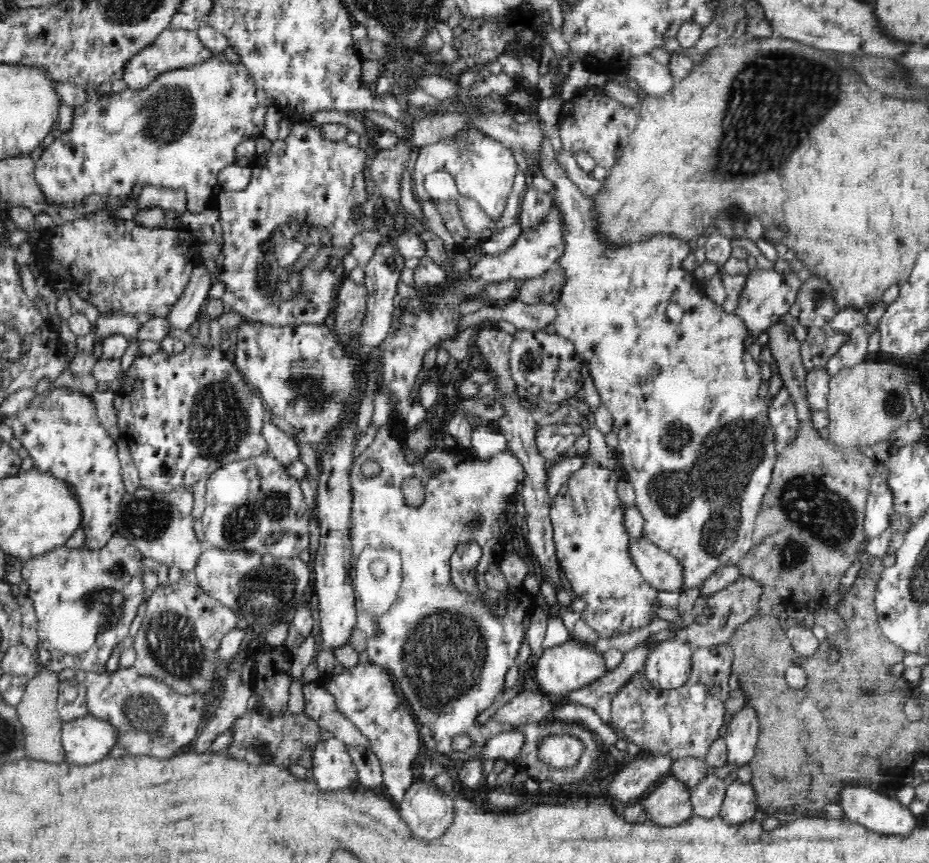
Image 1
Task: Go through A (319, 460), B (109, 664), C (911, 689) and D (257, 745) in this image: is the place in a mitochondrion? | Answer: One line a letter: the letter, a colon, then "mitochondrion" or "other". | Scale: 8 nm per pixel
A: other
B: other
C: other
D: mitochondrion

